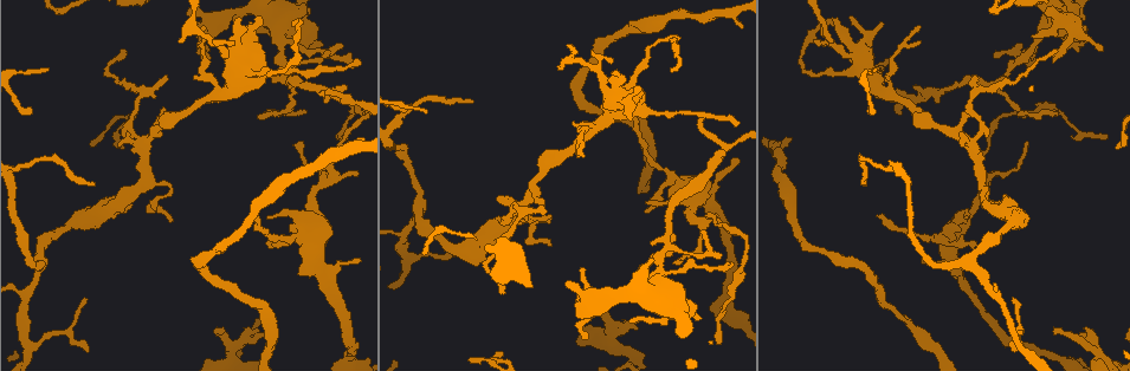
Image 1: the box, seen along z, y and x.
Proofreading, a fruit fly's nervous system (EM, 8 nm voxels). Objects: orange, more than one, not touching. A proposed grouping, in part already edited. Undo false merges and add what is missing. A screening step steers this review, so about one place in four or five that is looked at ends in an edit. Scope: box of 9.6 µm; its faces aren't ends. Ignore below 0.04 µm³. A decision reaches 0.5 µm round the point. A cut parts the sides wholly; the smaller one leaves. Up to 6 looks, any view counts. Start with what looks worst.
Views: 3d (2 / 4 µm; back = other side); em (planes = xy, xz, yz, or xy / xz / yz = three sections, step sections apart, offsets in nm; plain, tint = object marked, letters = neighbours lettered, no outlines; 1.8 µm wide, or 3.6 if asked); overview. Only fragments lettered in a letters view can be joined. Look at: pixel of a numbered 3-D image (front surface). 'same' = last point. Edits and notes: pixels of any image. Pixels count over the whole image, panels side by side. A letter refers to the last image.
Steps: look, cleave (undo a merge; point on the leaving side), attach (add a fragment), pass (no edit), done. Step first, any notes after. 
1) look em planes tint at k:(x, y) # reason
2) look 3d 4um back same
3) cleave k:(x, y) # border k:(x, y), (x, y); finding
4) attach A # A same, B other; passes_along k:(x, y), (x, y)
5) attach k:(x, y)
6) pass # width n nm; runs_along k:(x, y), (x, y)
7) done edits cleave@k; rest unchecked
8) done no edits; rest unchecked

look em yz step 8 letters at 1:(323, 95) # thin end

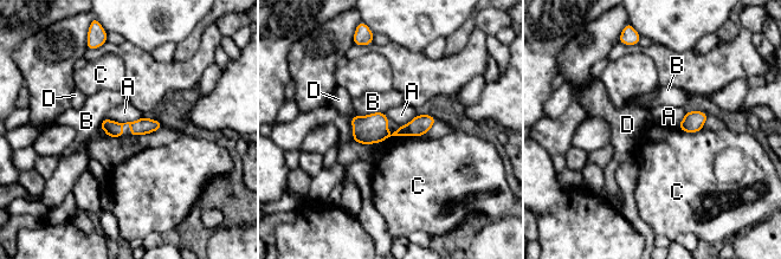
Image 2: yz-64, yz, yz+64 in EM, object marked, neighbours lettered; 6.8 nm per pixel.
attach D # A other, B other, C other, D same; the cell continues

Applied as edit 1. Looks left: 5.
look 3d 2um at 1:(678, 265) # thin end

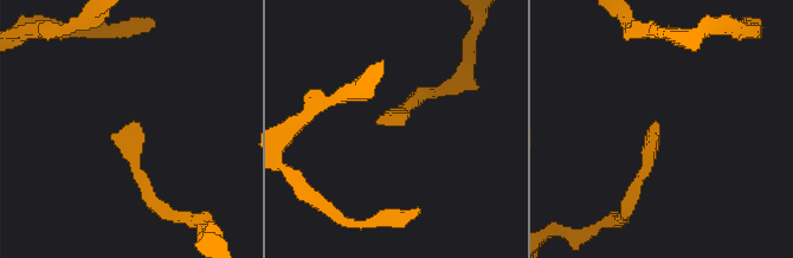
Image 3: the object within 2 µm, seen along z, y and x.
look em 3.6um planes letters at 3:(403, 120) # shape alone is not enough

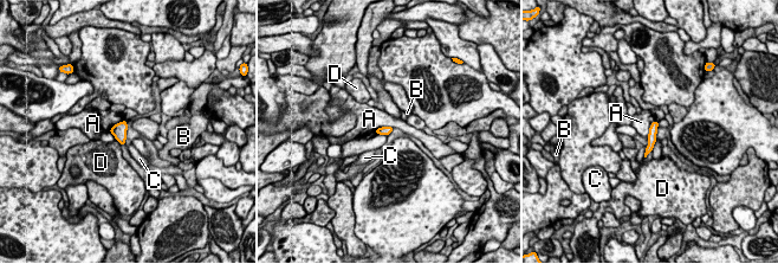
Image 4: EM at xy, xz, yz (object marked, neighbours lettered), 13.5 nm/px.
pass # A other, B other, C other, D other; runs_along 4:(655, 124), (648, 149); none of them fits

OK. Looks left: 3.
look em 3.6um xy step 8 letters at 1:(121, 51)

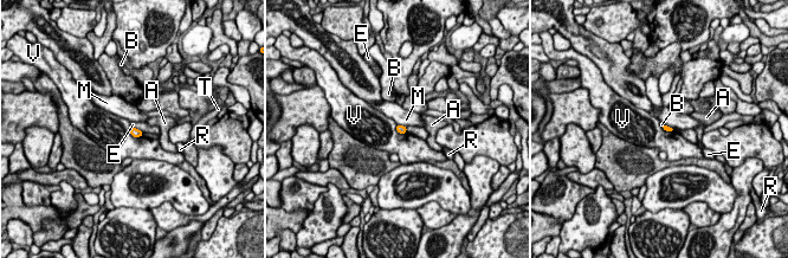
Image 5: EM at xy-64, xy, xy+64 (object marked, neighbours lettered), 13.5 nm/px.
pass # A other, B other, E other, M other, R other, T other, V other; border 5:(129, 128), (133, 136), (142, 136); no lettered fragment goes on from it

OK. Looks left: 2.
done edits attach@2; rest unchecked

